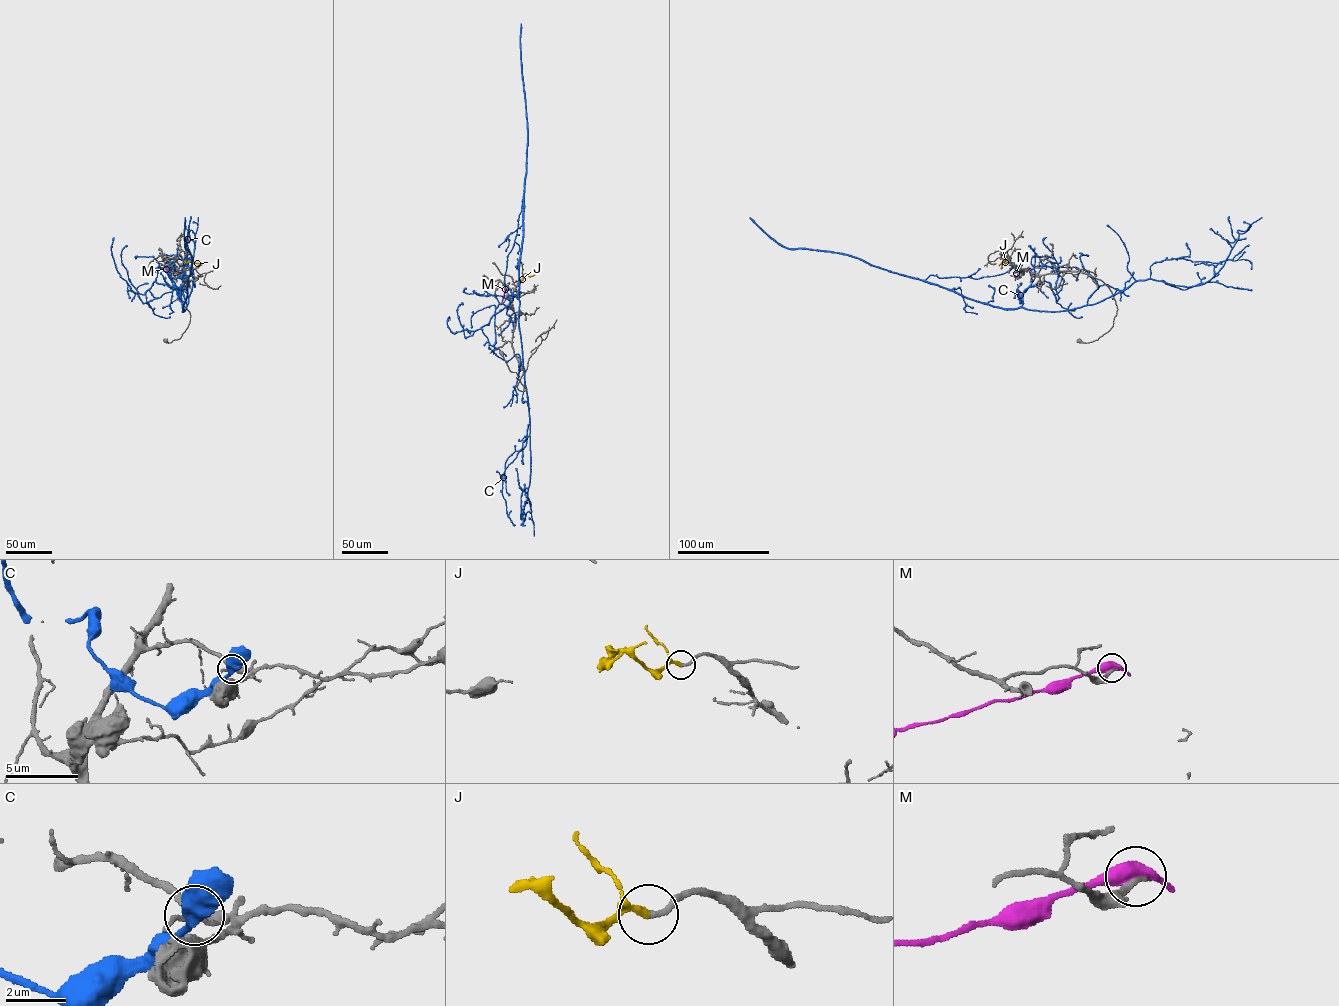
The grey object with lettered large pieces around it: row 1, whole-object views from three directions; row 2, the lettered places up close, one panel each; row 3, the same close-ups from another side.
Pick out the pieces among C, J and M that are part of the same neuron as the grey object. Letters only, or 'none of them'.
J

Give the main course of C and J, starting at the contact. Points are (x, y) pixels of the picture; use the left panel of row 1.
C: (183, 274), (169, 267), (173, 278), (186, 276), (182, 311), (194, 279), (194, 287), (191, 216)
J: (185, 262), (199, 265)

